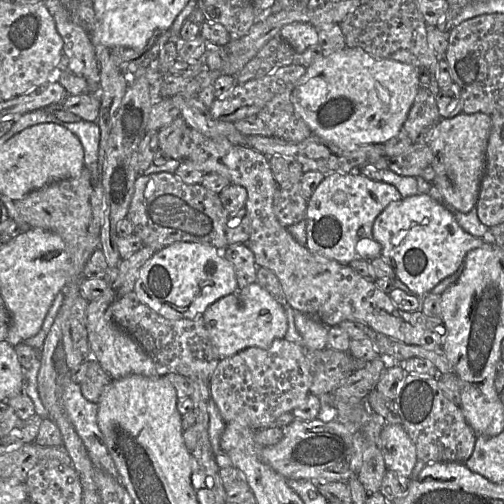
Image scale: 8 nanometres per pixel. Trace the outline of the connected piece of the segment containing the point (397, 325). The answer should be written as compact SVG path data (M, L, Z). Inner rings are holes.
M186 128L181 139L179 152L183 160L189 160L200 166L205 174L218 174L227 178L231 184L246 189L245 209L251 219L251 235L247 245L254 254L257 267L270 269L276 274L282 285L286 302L294 310L303 312L327 326L338 325L344 320L358 320L364 322L373 330L405 344L420 345L428 349L442 346L443 325L433 323L421 311L400 310L393 303L389 294L381 291L374 281L363 278L349 265L325 259L311 252L306 246L299 244L288 229L279 223L274 212L274 196L278 185L273 177L267 156L246 145L233 144L224 136L209 137L192 128Z

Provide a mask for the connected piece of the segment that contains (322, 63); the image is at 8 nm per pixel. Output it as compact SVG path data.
M345 47L315 60L292 92L296 112L320 138L345 150L386 143L402 129L420 88L420 68Z

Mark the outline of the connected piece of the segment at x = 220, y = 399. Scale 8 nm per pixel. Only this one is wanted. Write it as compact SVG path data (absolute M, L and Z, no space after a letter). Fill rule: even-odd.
M285 338L275 339L268 348L249 347L222 358L209 380L211 398L224 422L237 422L251 430L268 428L280 415L303 406L310 385L305 347Z

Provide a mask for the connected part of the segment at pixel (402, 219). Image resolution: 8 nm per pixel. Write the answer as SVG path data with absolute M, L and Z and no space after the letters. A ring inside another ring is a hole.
M416 194L389 203L375 219L372 235L381 245L381 257L392 268L395 277L416 296L430 293L441 280L453 275L458 270L469 251L484 246L483 239L463 230L452 211L444 203L434 200L427 194Z

